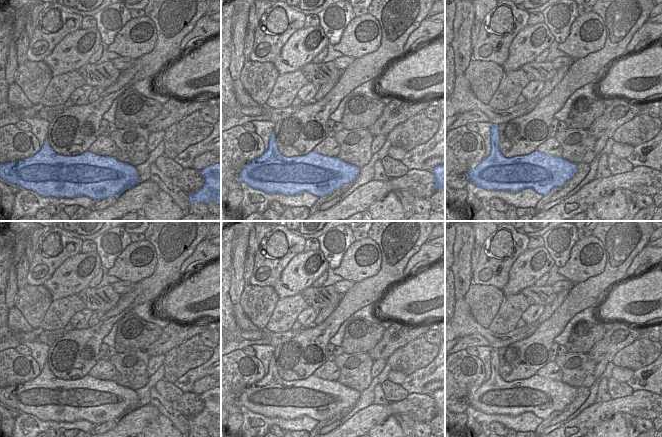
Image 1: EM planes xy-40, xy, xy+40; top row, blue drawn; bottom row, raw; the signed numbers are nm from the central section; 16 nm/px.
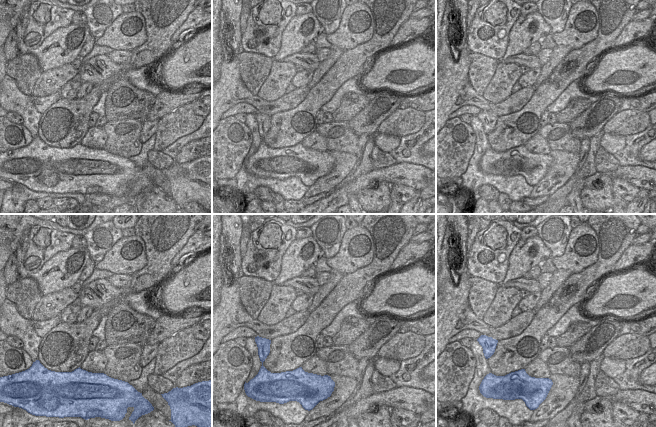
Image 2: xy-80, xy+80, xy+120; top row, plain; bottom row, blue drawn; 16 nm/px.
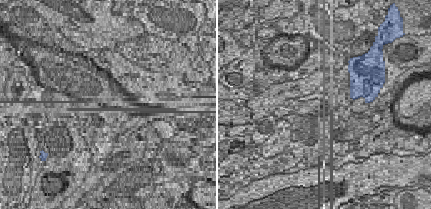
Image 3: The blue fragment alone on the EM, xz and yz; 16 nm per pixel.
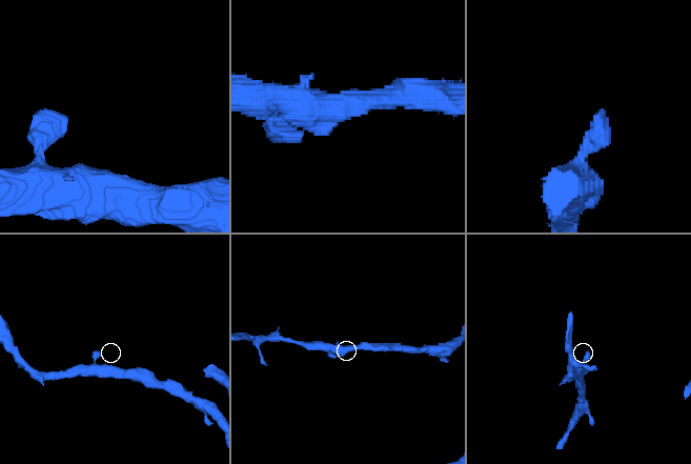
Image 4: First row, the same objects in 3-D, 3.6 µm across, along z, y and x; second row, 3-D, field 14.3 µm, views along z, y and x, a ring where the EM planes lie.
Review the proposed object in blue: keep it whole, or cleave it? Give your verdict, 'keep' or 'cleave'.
keep

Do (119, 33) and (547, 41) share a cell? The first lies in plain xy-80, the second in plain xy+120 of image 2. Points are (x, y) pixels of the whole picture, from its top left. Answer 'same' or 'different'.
different

